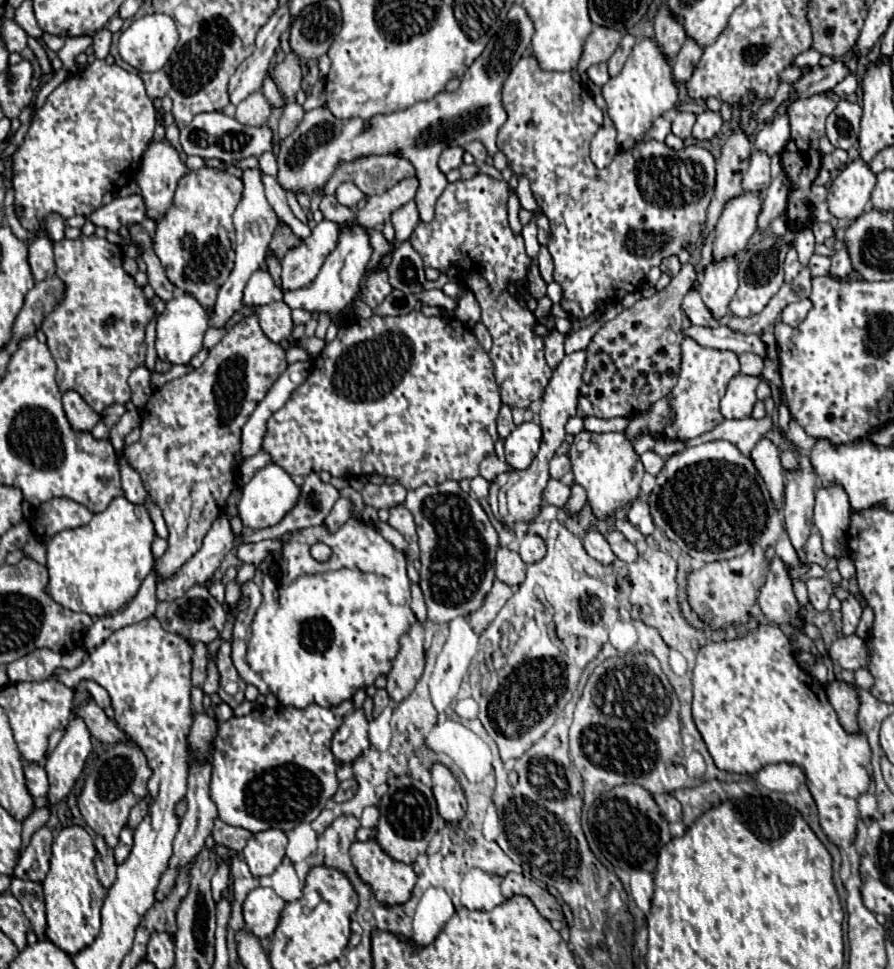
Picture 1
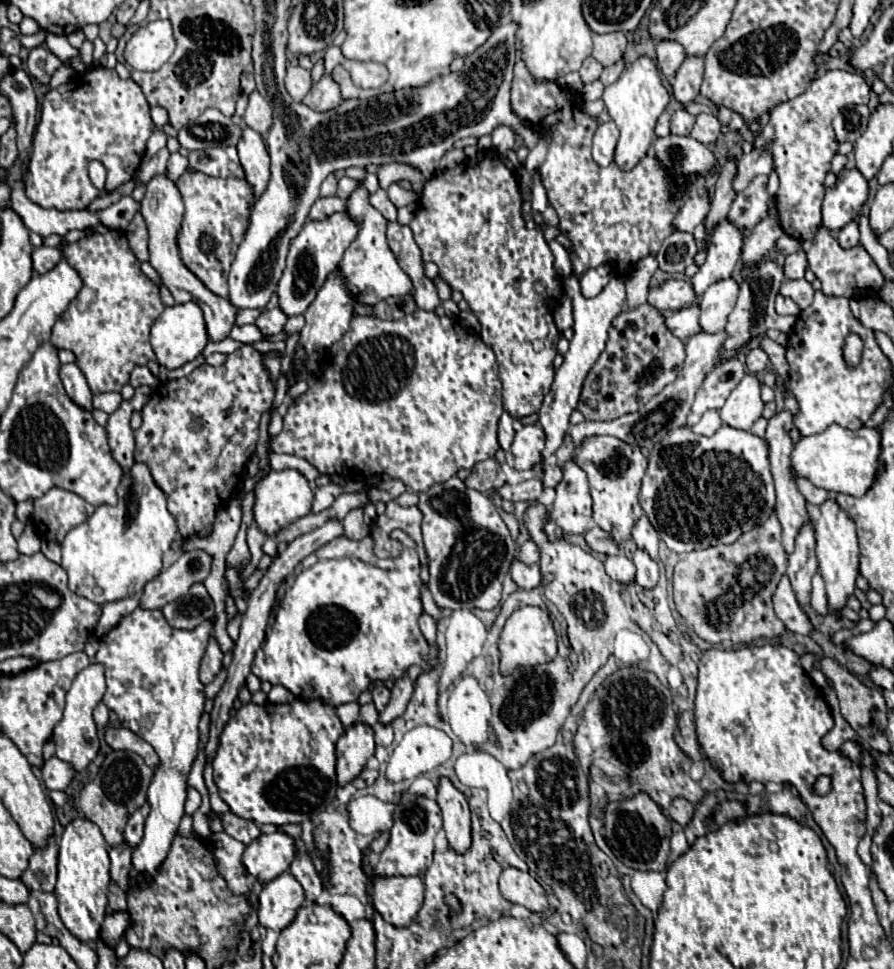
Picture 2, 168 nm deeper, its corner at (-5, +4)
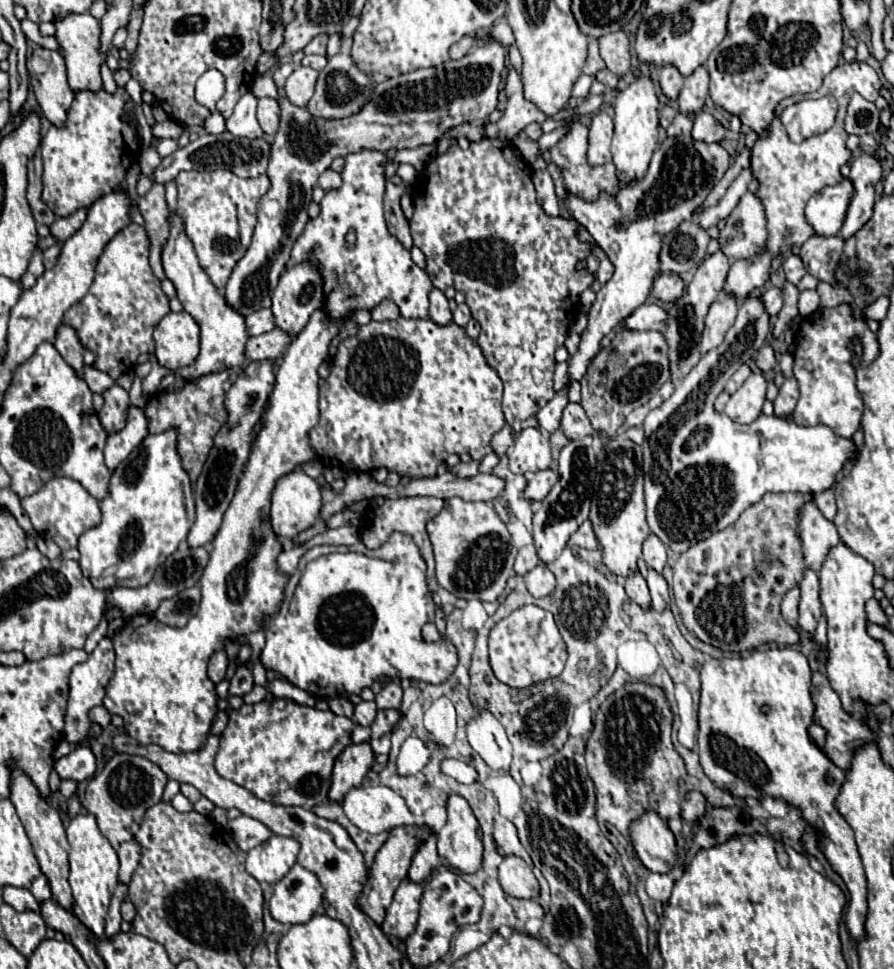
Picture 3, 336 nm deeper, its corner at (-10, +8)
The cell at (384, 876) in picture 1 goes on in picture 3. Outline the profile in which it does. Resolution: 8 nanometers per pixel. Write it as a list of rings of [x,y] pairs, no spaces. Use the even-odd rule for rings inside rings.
[[[403,880],[401,886],[395,890],[393,902],[387,908],[387,916],[381,924],[381,930],[397,940],[405,940],[417,924],[419,918],[419,900],[421,900],[423,888],[421,884]]]

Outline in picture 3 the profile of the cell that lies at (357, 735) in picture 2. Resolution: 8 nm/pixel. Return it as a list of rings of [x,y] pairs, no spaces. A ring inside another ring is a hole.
[[[349,744],[339,754],[339,760],[335,760],[335,766],[331,772],[329,800],[339,802],[351,788],[361,786],[373,760],[375,760],[375,756],[373,756],[369,744]]]

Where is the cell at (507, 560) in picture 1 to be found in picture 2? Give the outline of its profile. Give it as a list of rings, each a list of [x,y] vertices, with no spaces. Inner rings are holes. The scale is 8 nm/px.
[[[516,558],[510,564],[510,576],[520,588],[530,590],[530,588],[536,588],[540,584],[540,566],[538,564],[526,566]]]

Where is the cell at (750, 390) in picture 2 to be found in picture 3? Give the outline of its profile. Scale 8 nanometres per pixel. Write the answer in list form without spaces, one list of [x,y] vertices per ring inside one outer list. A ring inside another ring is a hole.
[[[761,372],[751,374],[745,380],[745,384],[729,398],[725,414],[739,424],[751,424],[761,414],[765,402],[765,388],[767,380],[763,378],[763,374]]]

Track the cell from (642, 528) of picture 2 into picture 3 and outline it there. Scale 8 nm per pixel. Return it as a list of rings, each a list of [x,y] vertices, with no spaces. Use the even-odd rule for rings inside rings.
[[[651,534],[645,544],[643,544],[643,560],[645,560],[645,566],[649,570],[655,570],[655,572],[663,572],[665,568],[665,562],[667,562],[667,552],[665,552],[665,546],[663,542]]]

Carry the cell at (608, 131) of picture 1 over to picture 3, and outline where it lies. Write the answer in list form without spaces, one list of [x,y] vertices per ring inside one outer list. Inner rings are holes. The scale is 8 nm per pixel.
[[[605,112],[593,114],[589,126],[589,150],[587,150],[587,162],[591,166],[611,162],[611,150],[609,150],[611,138],[613,138],[613,120]]]

